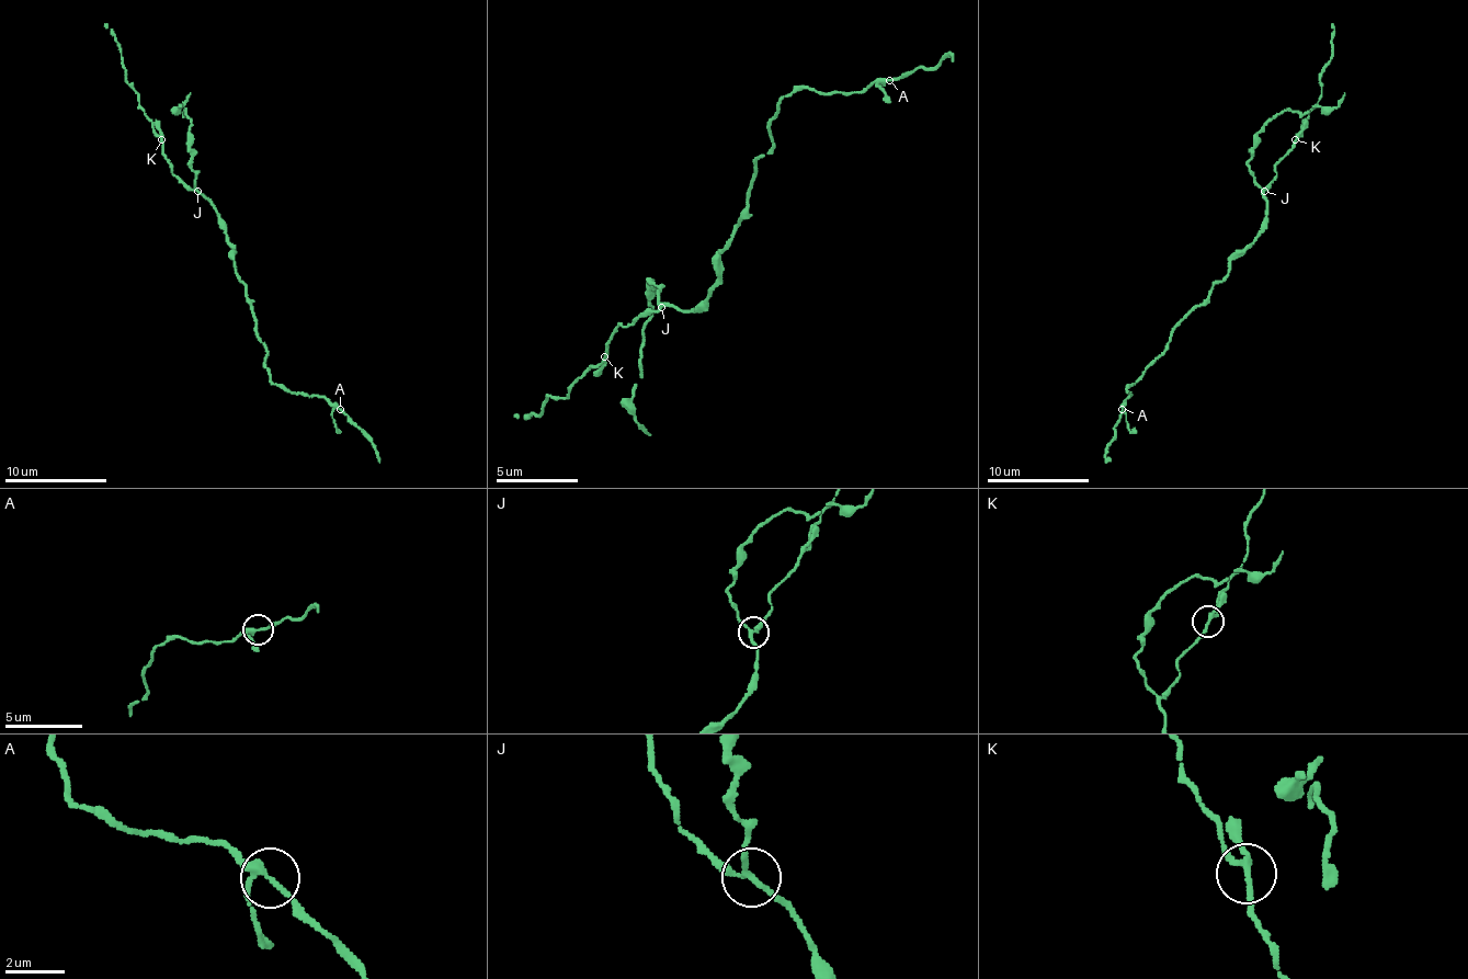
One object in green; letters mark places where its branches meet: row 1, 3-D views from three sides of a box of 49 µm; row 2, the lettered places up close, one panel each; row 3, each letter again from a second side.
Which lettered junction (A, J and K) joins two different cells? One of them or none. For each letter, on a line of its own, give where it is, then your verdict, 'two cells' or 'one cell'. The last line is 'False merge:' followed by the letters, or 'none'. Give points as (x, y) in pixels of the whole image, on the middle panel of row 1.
A: place (889, 80); one cell
J: place (661, 307); one cell
K: place (604, 356); one cell
False merge: none

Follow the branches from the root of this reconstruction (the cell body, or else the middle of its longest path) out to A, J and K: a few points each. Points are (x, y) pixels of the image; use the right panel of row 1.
A: (1231, 262), (1231, 270), (1172, 331), (1164, 352), (1126, 390), (1129, 395), (1122, 408)
J: (1231, 262), (1262, 226), (1267, 208), (1264, 191)
K: (1231, 262), (1260, 231), (1267, 208), (1264, 191), (1277, 175), (1275, 164), (1293, 147), (1295, 139)

